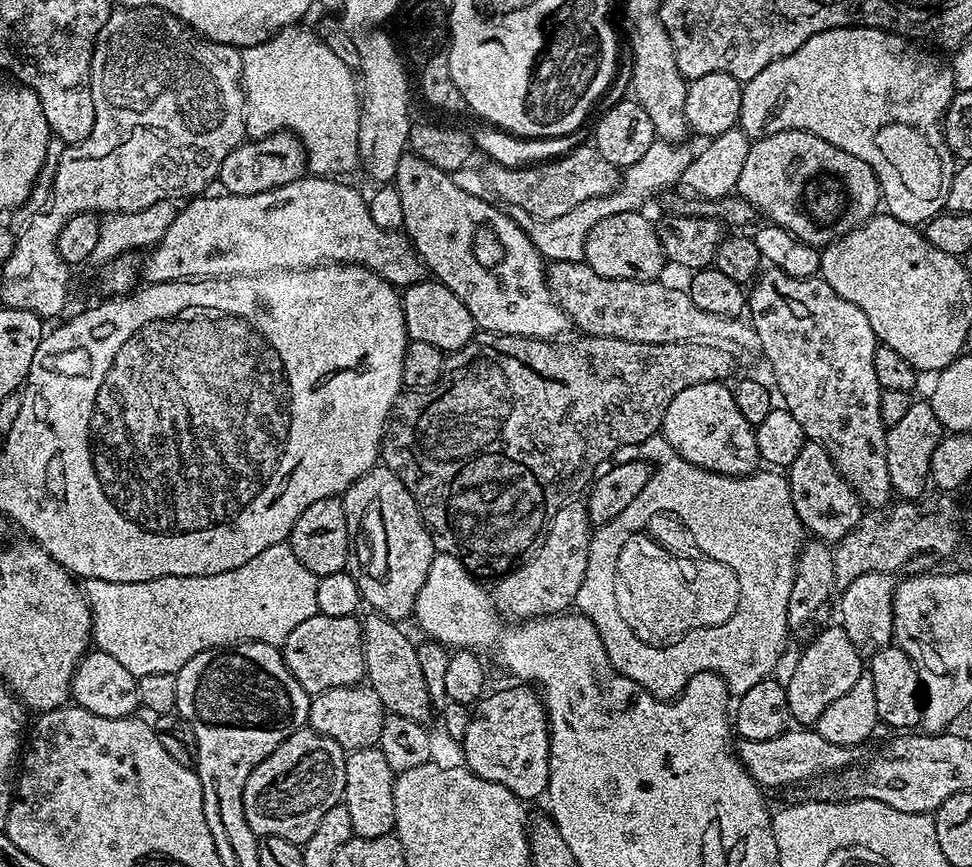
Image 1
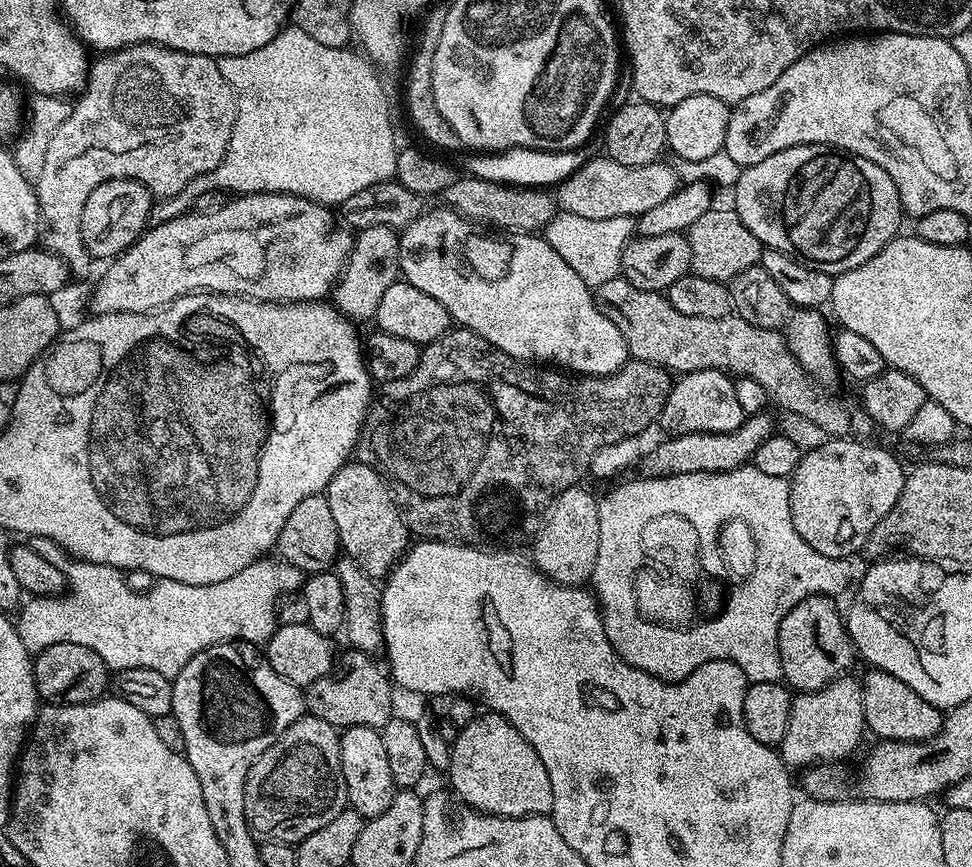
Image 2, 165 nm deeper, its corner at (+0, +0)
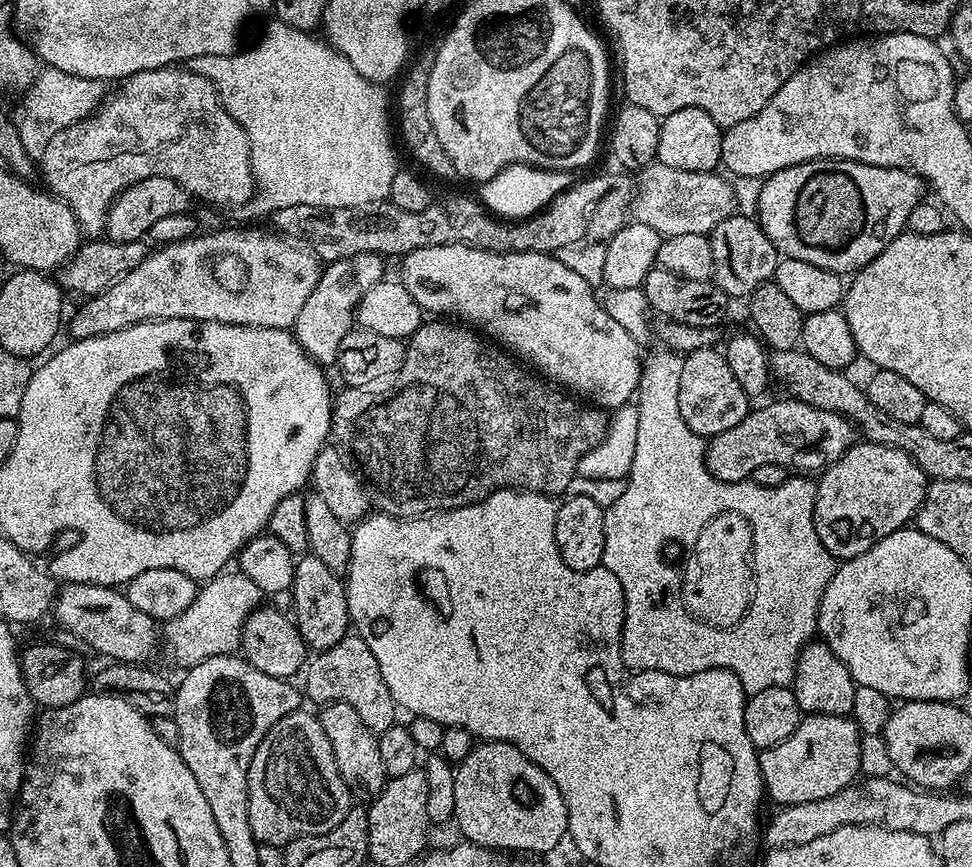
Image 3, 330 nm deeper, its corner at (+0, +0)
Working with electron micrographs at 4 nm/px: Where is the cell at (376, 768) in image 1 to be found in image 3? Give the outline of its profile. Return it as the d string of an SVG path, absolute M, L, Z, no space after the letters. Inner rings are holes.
M346 702L323 705L319 709L318 719L322 730L326 730L326 738L330 738L330 750L334 750L338 774L342 774L342 782L346 782L348 791L357 797L375 798L390 779L386 766L382 766L382 750L378 750L379 735L372 732L370 726L362 722L354 706L346 706Z

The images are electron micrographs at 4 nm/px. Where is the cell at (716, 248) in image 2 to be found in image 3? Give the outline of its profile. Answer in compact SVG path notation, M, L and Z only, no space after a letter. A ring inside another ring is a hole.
M733 214L718 222L718 226L708 236L710 250L714 250L714 270L712 280L729 298L747 298L758 286L769 283L775 277L776 268L782 259L774 242L766 238L759 223L751 216Z

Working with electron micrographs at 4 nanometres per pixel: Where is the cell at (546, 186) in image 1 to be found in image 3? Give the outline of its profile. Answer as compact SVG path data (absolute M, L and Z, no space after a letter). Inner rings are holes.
M659 162L648 164L638 172L638 183L634 188L630 209L631 219L637 224L658 230L662 238L678 234L708 236L718 226L718 222L737 211L733 185L716 175L720 174L715 171L674 170L674 166Z

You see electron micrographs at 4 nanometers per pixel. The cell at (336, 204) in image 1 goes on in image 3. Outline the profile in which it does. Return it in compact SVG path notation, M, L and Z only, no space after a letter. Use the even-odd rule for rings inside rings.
M236 227L240 228L224 228L221 232L205 231L203 234L191 236L188 240L165 244L151 251L142 263L128 271L114 286L81 303L83 305L73 314L69 324L67 321L69 337L81 340L104 336L146 320L209 320L291 329L298 318L298 310L302 310L306 298L310 298L310 290L318 286L322 271L321 261L307 247L267 227Z

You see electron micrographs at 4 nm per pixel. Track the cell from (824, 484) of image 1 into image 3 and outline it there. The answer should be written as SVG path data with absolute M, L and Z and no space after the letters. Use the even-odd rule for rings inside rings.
M871 442L853 444L846 454L842 454L842 458L838 458L838 462L825 468L818 476L814 522L818 538L822 538L822 546L826 546L826 550L830 550L830 554L841 561L870 550L879 540L886 538L886 534L894 534L915 517L928 494L929 483L929 477L925 476L918 462L910 458L910 454Z

